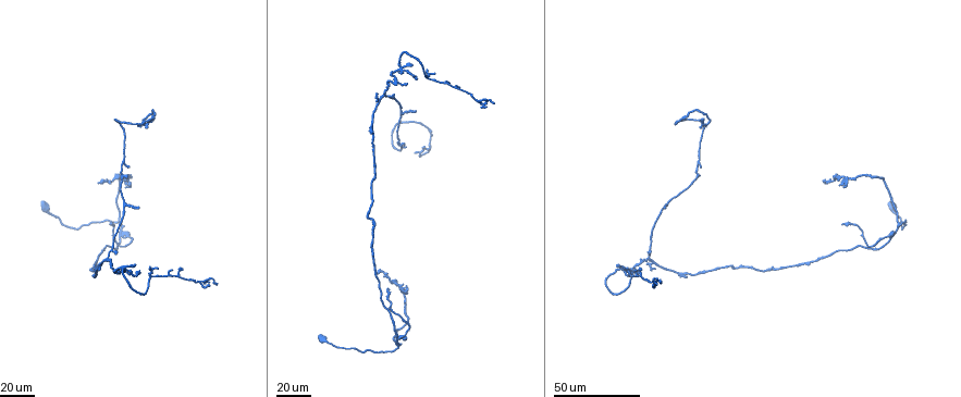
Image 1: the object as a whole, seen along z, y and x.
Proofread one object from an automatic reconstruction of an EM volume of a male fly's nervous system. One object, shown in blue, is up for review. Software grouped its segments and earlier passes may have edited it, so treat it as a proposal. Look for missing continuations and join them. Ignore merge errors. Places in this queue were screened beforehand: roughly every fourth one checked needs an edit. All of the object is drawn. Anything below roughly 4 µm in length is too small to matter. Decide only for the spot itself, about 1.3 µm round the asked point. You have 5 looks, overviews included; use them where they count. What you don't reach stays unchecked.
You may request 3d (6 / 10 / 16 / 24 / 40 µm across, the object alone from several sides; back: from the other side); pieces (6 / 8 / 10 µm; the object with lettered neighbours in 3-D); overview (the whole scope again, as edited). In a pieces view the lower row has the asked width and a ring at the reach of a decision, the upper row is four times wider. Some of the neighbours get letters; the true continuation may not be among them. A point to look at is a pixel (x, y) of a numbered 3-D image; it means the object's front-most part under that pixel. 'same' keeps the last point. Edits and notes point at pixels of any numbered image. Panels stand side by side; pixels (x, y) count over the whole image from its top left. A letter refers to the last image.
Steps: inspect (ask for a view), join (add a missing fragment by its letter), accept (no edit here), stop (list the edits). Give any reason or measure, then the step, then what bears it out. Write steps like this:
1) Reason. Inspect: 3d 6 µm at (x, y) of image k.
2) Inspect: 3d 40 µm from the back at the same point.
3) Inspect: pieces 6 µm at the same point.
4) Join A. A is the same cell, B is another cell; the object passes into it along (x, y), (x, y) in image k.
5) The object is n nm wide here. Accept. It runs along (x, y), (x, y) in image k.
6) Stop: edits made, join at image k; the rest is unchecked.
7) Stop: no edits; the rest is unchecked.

An open end. Inspect: 3d 40 µm at (640, 270) of image 1.

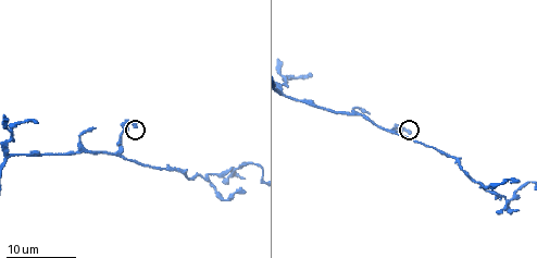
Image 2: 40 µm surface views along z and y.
Inspect: pieces 10 µm at (409, 132) of image 2.

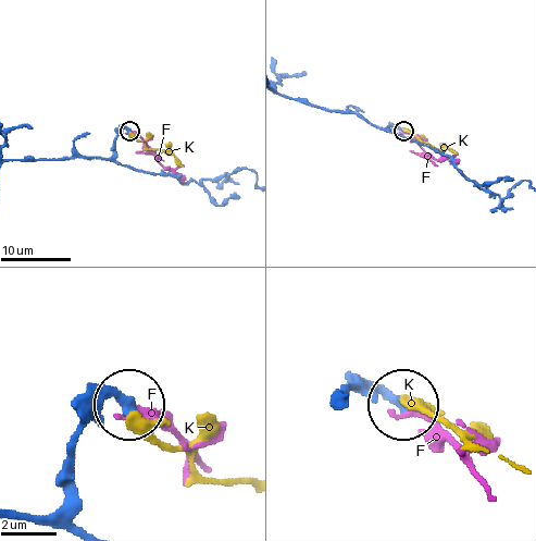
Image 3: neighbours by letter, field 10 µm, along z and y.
Accept. F and K are other cells; it runs along (13, 515), (54, 508), (83, 423), (111, 398), (129, 401) in image 3; no lettered fragment goes on from it.

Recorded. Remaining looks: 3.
Thin end. Inspect: 3d 24 µm at (388, 294) of image 1.

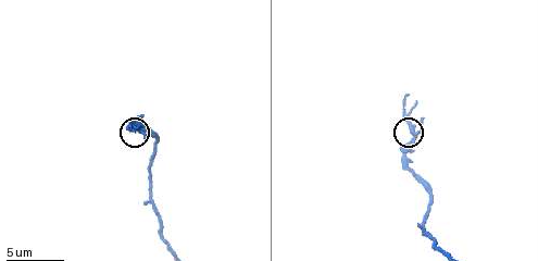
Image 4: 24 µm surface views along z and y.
Inspect: pieces 6 µm at (140, 117) of image 4.

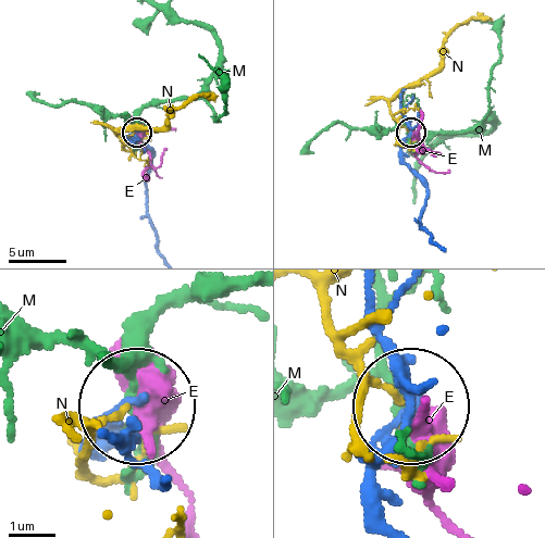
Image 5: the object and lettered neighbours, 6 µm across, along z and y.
Accept. E, M and N are other cells; none of them fits.

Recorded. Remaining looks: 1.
Stop: no edits; the rest is unchecked.

